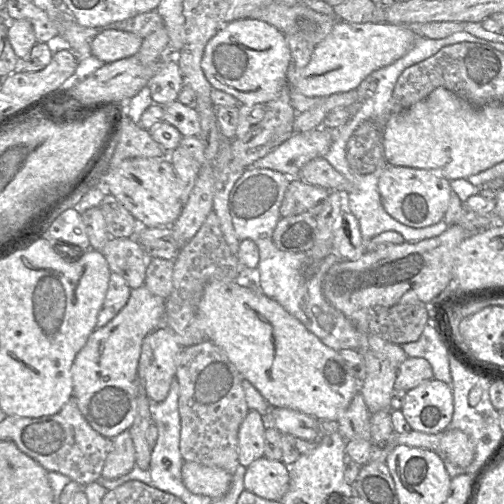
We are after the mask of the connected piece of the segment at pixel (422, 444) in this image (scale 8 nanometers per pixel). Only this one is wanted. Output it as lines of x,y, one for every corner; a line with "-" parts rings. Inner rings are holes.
446,429
436,434
414,430
406,434
400,434
393,431
385,442
372,443
369,462
386,462
388,455
399,445
432,450
441,459
447,459
457,467
469,466
476,454
476,447
472,438
458,429

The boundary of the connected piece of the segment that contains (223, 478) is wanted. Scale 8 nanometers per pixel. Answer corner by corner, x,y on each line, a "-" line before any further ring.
184,461
182,480
193,494
216,499
224,496
232,484
232,476
223,469
208,467
191,461

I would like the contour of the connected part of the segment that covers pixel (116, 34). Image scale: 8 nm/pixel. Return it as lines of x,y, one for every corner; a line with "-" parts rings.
109,29
93,38
90,47
92,56
109,64
136,55
142,42
143,39
132,32

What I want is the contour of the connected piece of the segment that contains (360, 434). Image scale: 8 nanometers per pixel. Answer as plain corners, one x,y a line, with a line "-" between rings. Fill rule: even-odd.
357,393
341,418
338,419
338,431
346,440
370,440
371,414
361,393

